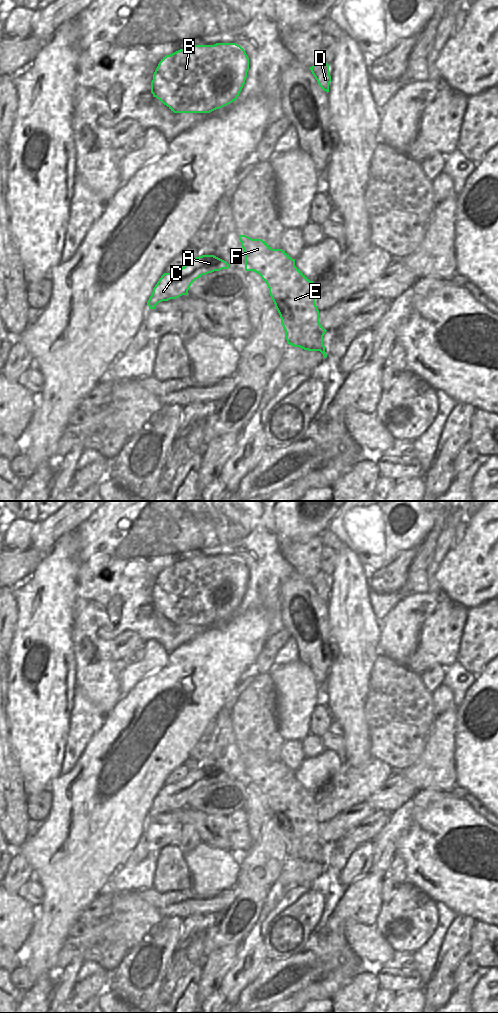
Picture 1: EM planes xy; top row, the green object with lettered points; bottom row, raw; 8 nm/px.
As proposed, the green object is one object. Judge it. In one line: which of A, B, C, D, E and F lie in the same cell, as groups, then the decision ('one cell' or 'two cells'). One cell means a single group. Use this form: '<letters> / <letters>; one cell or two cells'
A C / B D E F; two cells

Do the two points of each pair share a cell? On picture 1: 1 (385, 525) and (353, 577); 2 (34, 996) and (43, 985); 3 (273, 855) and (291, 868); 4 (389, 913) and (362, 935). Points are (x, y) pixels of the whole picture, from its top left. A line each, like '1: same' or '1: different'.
1: different
2: same
3: different
4: different

